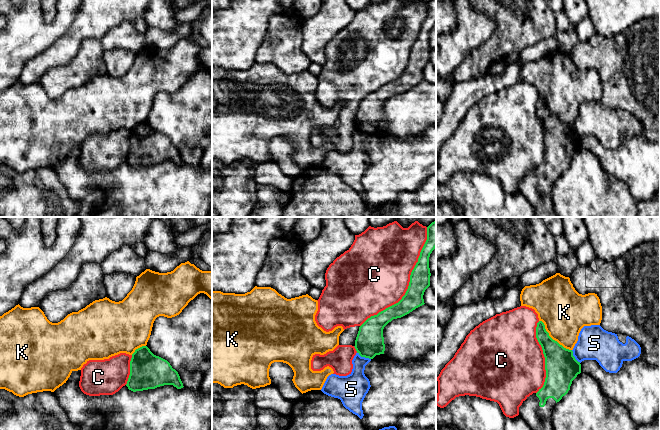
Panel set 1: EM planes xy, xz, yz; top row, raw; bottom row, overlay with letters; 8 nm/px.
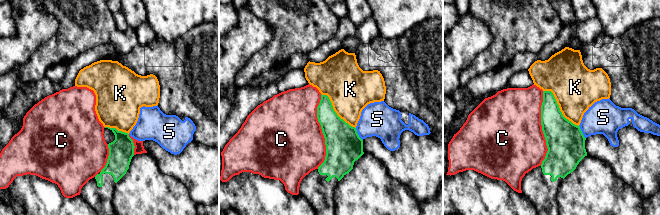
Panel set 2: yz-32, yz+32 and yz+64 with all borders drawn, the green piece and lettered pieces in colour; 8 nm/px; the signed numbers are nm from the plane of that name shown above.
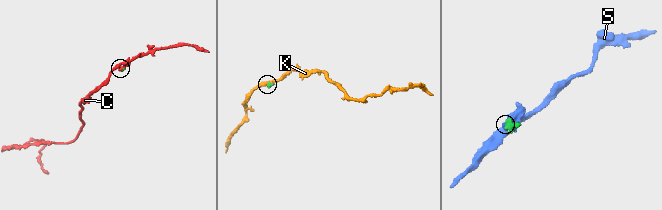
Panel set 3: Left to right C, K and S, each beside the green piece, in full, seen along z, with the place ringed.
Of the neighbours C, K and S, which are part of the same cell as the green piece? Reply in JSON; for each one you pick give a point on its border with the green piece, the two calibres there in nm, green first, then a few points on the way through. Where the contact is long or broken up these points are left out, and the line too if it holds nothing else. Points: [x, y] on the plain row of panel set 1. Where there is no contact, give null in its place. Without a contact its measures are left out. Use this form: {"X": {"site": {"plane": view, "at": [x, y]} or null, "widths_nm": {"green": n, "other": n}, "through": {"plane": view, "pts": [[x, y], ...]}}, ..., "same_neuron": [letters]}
{"same_neuron": []}

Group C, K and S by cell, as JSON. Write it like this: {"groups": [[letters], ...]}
{"groups": [["C"], ["K"], ["S"]]}

